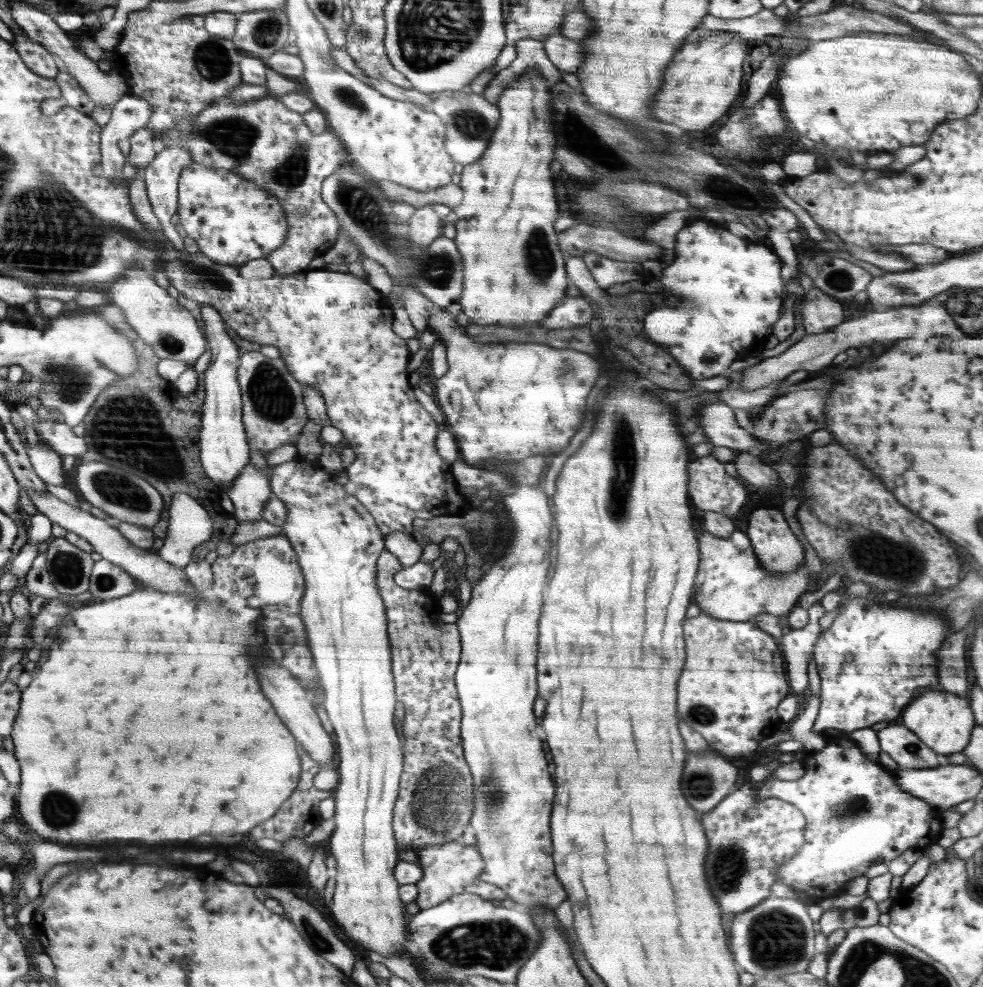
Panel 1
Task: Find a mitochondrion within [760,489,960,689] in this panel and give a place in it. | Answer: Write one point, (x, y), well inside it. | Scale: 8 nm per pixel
(906, 564)

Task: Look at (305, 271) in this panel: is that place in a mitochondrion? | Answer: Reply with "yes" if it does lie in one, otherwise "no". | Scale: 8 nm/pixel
no

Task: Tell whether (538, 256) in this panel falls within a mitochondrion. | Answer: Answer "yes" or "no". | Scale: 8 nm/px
yes

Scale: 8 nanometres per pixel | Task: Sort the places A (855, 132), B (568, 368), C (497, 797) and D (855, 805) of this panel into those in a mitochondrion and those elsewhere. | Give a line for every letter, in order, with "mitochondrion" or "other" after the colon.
A: other
B: mitochondrion
C: mitochondrion
D: mitochondrion

